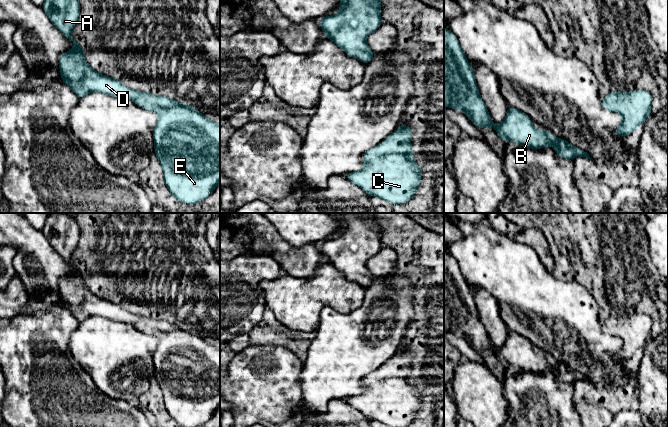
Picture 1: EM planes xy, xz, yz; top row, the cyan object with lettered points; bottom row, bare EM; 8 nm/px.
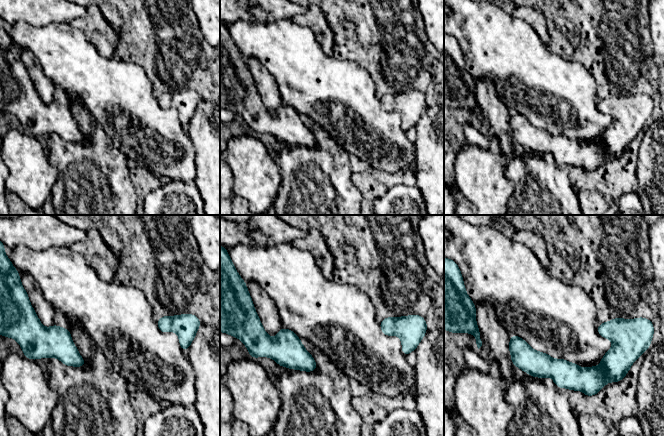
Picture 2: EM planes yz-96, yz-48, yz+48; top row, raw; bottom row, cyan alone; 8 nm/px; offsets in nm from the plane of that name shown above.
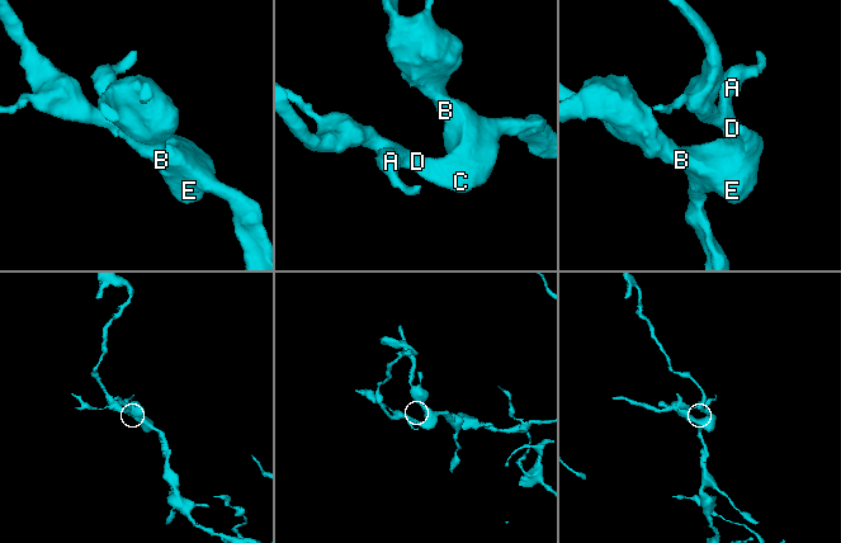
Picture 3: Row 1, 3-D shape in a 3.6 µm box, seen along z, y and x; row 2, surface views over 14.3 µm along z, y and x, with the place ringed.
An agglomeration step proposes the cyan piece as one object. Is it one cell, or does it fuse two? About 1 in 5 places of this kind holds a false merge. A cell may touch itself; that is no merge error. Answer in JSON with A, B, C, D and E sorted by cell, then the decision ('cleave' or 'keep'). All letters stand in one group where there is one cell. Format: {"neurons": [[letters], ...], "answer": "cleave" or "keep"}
{"neurons": [["A", "B", "C", "D", "E"]], "answer": "keep"}

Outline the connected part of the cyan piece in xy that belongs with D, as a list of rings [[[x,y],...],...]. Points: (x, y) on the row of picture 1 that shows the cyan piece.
[[[44,0],[41,7],[52,24],[73,42],[73,50],[59,57],[62,81],[79,99],[91,92],[101,92],[111,97],[130,99],[139,107],[154,111],[158,115],[158,122],[153,128],[154,153],[163,169],[167,189],[176,200],[188,205],[199,203],[210,195],[220,182],[220,125],[188,104],[166,96],[133,90],[121,81],[92,69],[85,60],[84,49],[72,37],[72,29],[80,15],[78,0]]]

